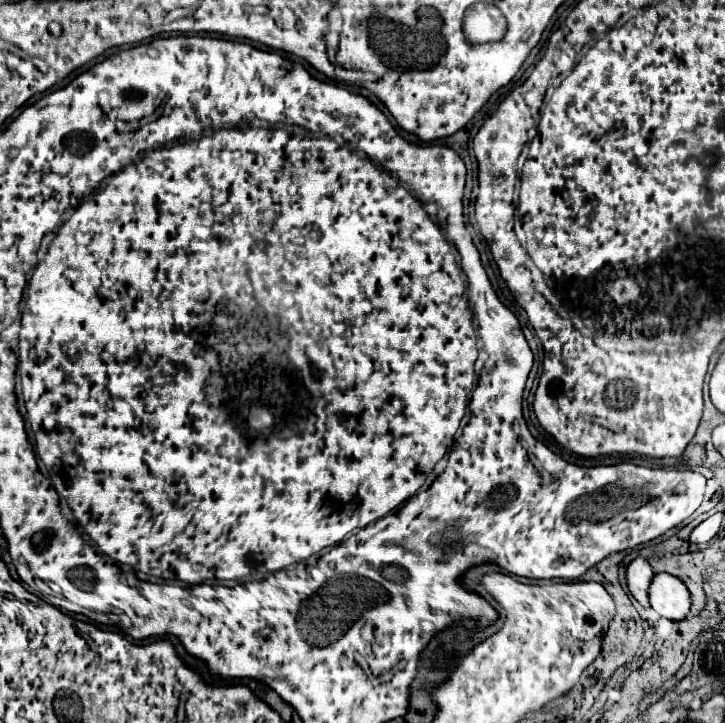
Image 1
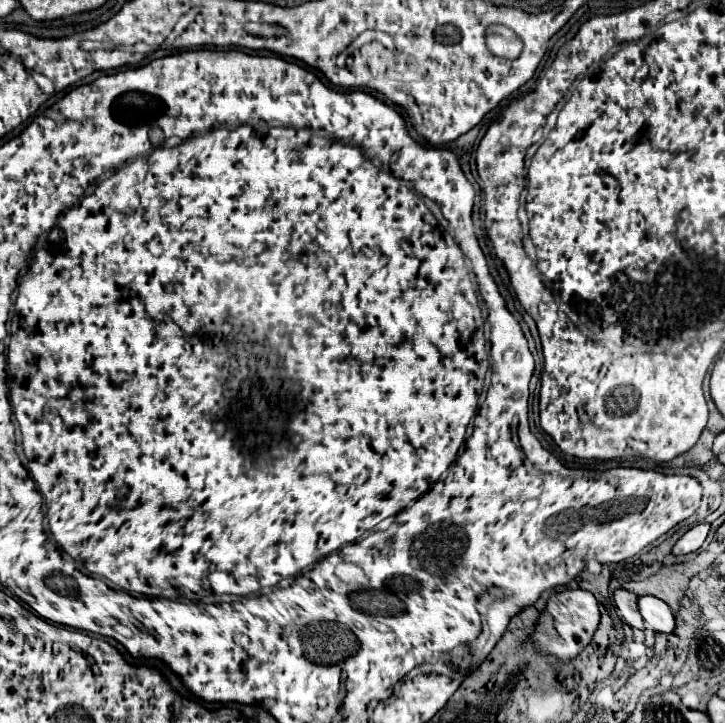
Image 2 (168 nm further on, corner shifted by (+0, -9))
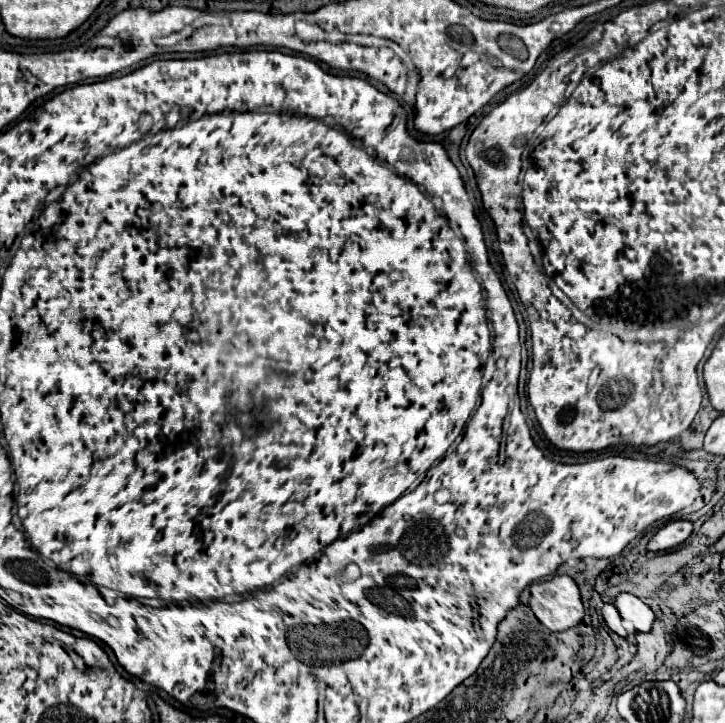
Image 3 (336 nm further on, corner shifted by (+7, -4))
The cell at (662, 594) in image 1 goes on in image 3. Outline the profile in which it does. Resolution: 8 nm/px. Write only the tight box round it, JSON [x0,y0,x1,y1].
[615,594,655,632]

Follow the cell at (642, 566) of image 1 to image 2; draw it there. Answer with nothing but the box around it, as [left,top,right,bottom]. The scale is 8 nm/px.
[612,589,644,629]

